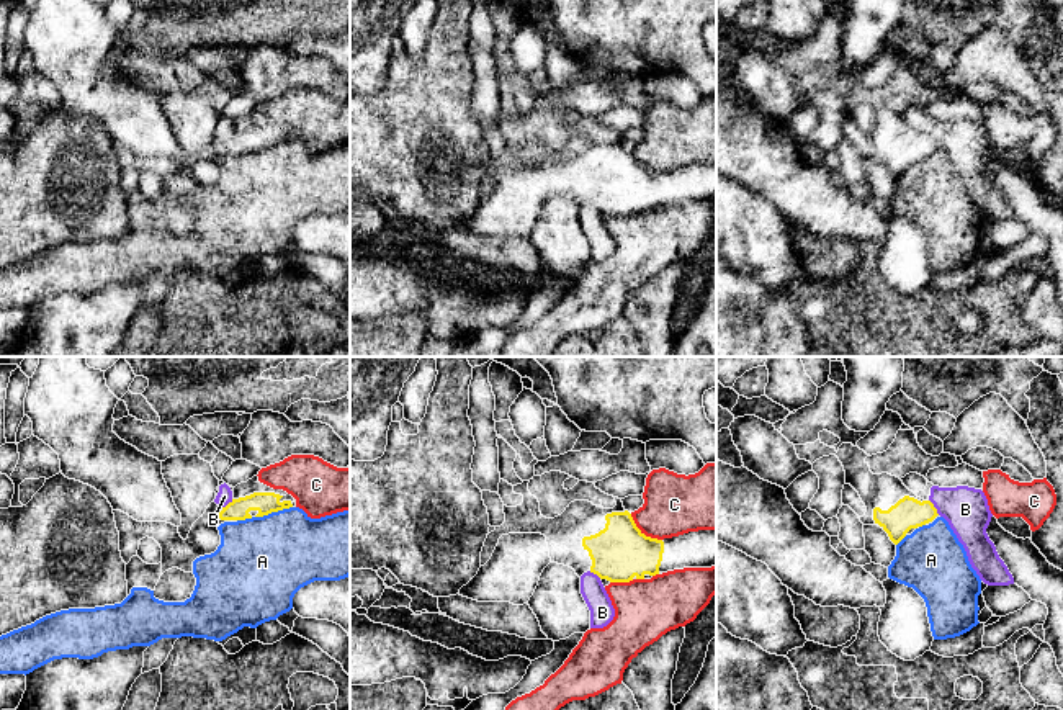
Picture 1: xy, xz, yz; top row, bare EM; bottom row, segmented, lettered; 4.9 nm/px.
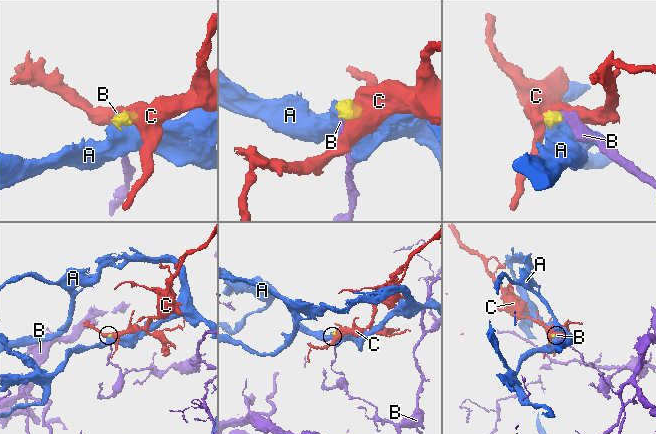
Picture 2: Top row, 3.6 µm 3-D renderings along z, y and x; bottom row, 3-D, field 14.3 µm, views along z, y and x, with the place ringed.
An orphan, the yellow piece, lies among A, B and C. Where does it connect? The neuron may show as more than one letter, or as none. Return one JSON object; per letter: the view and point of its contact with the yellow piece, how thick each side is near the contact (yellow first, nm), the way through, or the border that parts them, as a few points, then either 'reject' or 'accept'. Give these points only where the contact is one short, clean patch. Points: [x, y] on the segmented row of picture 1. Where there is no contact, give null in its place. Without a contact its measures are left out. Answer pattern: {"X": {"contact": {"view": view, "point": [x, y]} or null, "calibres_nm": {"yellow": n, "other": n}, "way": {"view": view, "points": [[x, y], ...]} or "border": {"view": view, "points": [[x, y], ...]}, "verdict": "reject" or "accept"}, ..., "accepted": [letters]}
{"A": {"contact": {"view": "xy", "point": [273, 511]}, "calibres_nm": {"yellow": 110, "other": 440}, "verdict": "reject"}, "B": {"contact": {"view": "yz", "point": [934, 507]}, "calibres_nm": {"yellow": 160, "other": 220}, "border": {"view": "yz", "points": [[929, 499], [939, 514]]}, "verdict": "reject"}, "C": {"contact": {"view": "xz", "point": [643, 534]}, "calibres_nm": {"yellow": 280, "other": 300}, "border": {"view": "xz", "points": [[630, 514], [646, 535], [661, 540]]}, "verdict": "reject"}, "accepted": []}

